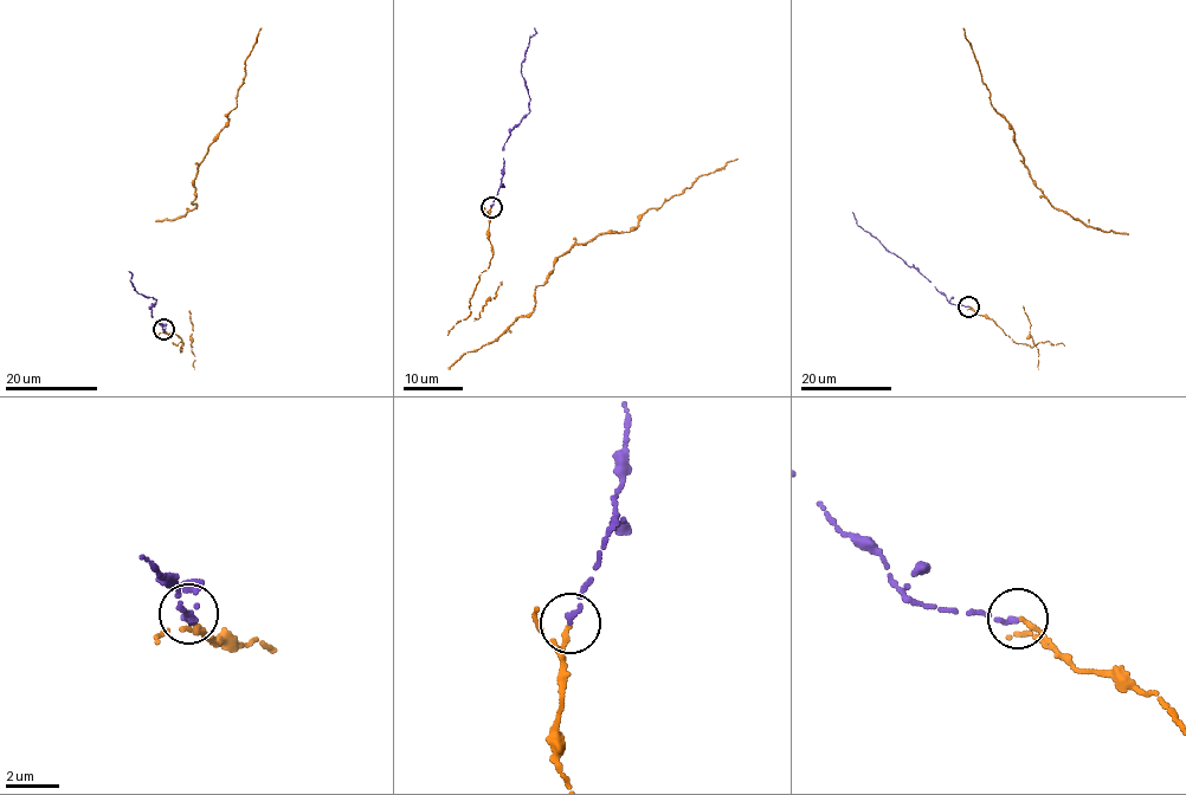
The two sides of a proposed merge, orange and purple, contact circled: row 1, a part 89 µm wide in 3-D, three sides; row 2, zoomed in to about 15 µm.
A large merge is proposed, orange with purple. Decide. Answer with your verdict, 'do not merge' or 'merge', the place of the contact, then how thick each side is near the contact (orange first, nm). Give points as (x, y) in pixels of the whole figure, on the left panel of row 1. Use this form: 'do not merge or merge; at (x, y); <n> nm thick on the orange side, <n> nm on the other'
merge; at (163, 329); 190 nm thick on the orange side, 220 nm on the other

